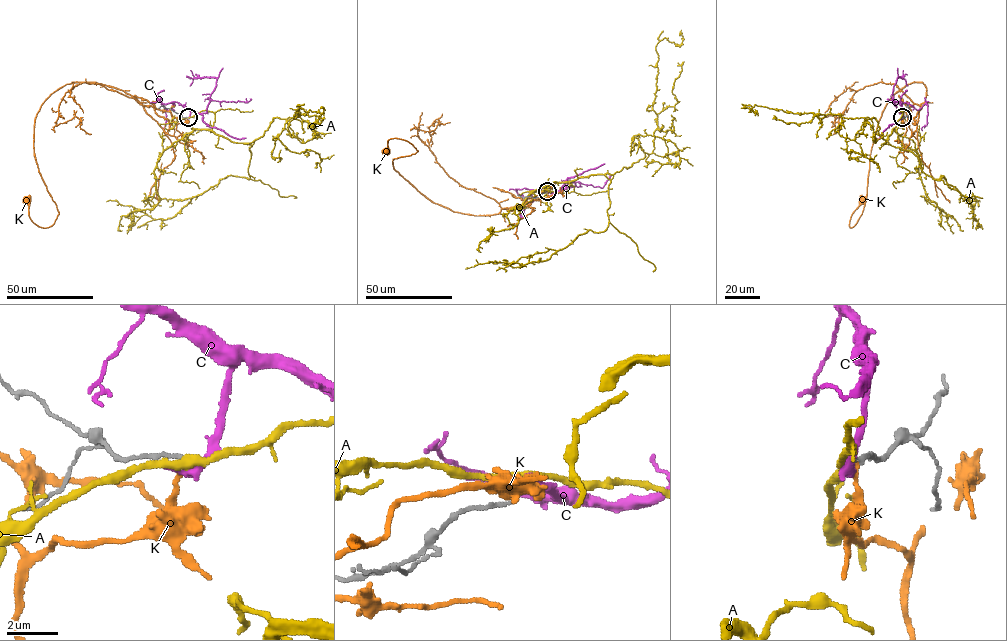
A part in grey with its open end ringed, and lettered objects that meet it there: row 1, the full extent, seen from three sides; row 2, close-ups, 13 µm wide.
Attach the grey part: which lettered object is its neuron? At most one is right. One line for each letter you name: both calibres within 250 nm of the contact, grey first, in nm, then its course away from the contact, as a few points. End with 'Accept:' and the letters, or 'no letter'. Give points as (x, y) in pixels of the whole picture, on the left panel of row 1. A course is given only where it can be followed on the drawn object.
A: 170 nm thick on the grey side, 280 nm on the other; it runs (188, 117), (211, 111), (216, 134), (250, 144), (250, 178), (228, 175), (166, 219), (106, 201)
Accept: A

